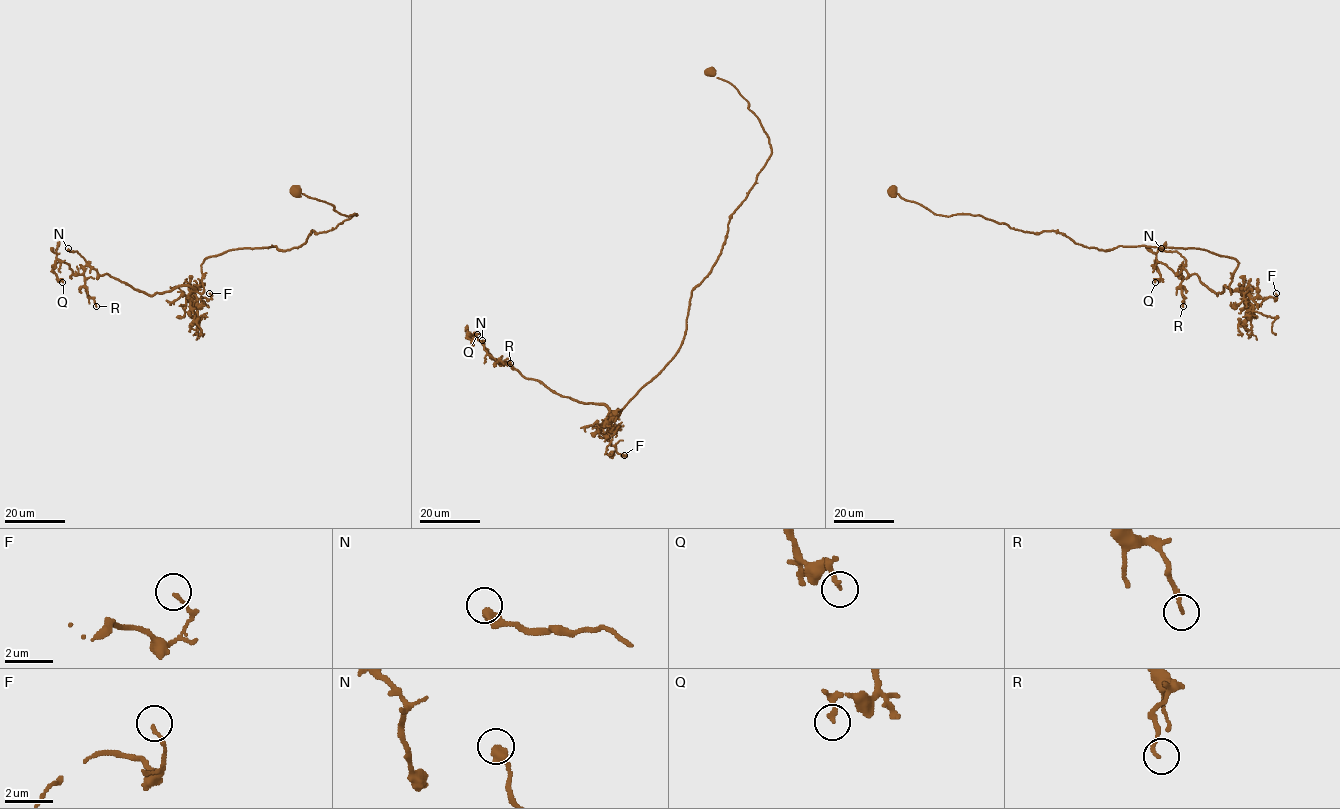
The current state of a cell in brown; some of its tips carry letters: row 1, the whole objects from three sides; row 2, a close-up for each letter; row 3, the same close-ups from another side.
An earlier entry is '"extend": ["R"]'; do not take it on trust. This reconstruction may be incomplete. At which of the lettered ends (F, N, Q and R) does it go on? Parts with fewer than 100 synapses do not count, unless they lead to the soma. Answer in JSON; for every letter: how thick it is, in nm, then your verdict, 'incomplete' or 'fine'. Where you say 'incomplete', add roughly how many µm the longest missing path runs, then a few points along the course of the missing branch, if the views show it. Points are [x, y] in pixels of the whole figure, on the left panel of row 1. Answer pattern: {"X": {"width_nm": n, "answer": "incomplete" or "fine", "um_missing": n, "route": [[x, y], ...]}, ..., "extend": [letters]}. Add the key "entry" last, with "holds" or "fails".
{"F": {"width_nm": 130, "answer": "fine"}, "N": {"width_nm": 420, "answer": "fine"}, "Q": {"width_nm": 190, "answer": "fine"}, "R": {"width_nm": 140, "answer": "fine"}, "extend": [], "entry": "fails"}

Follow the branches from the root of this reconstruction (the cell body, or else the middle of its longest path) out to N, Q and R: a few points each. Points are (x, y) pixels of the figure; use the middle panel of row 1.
N: (711, 71), (748, 103), (771, 155), (692, 291), (675, 356), (615, 417), (500, 365), (482, 340)
Q: (711, 71), (748, 103), (771, 155), (692, 291), (675, 356), (615, 417), (525, 378), (467, 337), (477, 334)
R: (711, 71), (748, 103), (771, 155), (692, 291), (675, 356), (617, 417), (498, 361), (510, 363)

